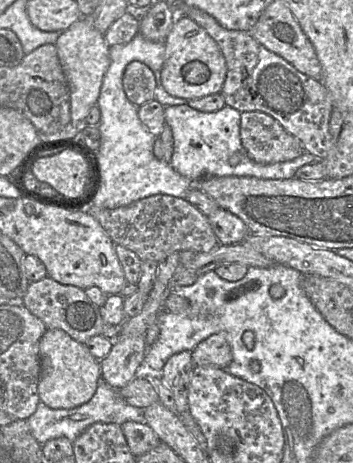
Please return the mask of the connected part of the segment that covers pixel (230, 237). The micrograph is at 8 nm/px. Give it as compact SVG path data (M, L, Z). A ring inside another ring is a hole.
M221 207L217 208L207 217L220 244L236 244L244 241L250 234L243 220Z

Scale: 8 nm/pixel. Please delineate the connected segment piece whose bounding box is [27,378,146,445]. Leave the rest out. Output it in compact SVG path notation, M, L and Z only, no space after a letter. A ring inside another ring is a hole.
M101 378L93 397L81 406L72 409L52 409L40 401L34 414L27 419L33 437L41 445L60 437L74 442L89 426L96 423L118 425L128 421L146 423L144 409L127 404L119 390L113 389Z

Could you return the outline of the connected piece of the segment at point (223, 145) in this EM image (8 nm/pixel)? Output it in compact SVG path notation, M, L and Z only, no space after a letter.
M186 105L164 108L165 123L170 126L174 140L170 165L182 176L195 182L203 177L251 176L260 179L290 179L306 164L319 162L319 158L304 152L299 157L285 162L260 164L253 161L241 143L241 113L225 105L216 112L201 112Z

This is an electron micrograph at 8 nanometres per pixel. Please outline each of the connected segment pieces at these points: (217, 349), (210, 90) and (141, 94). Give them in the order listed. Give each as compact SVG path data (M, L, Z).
M226 332L213 334L199 343L192 351L192 360L194 368L201 365L212 365L220 369L227 368L233 356Z
M177 15L165 39L161 81L166 92L186 100L199 99L220 93L225 77L226 62L218 44L194 20Z
M131 61L127 64L122 84L127 98L137 107L154 99L155 76L143 62Z

